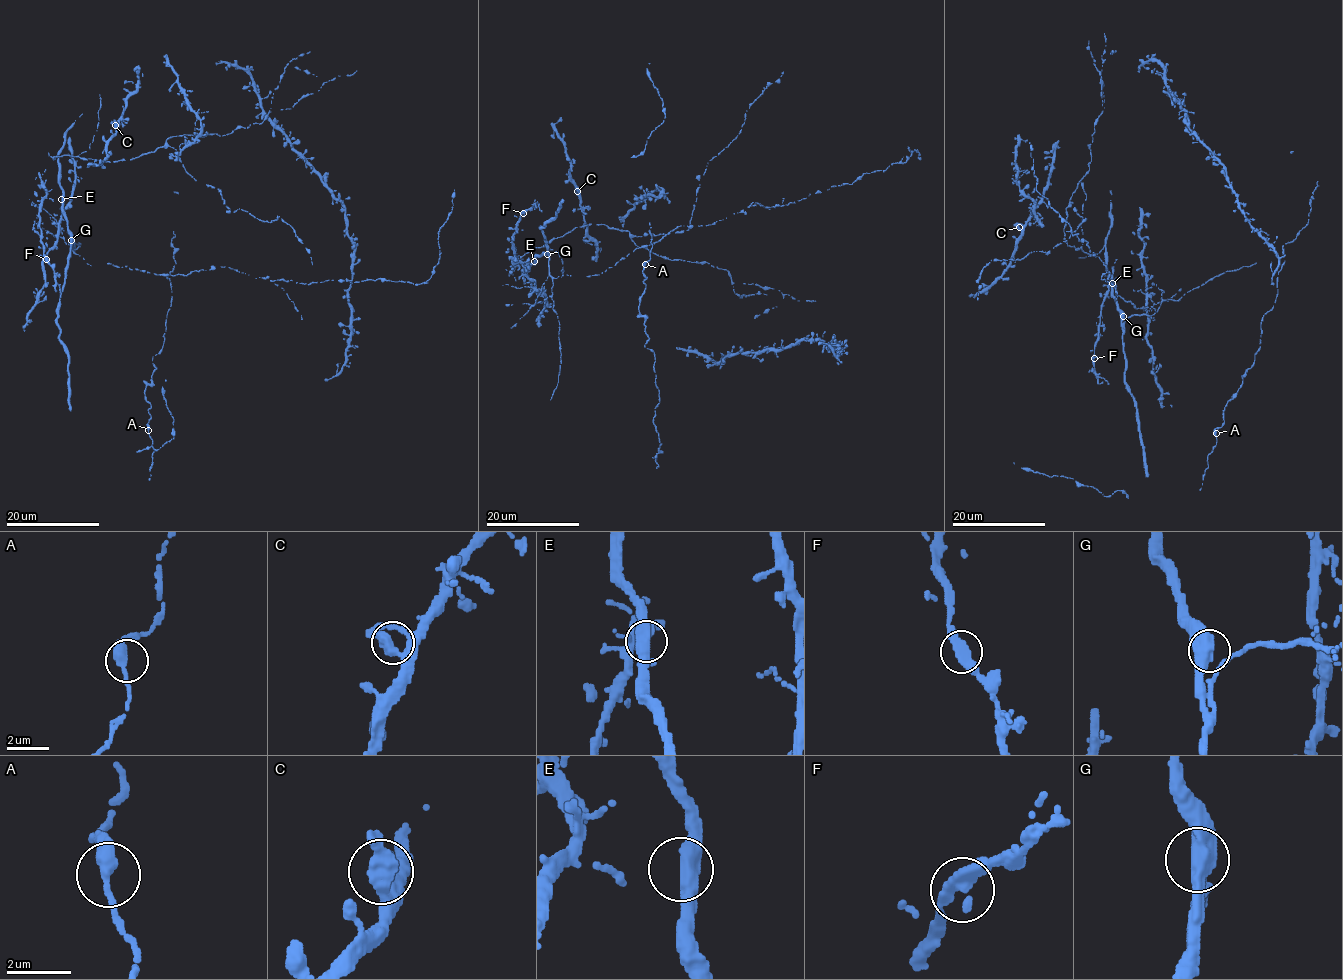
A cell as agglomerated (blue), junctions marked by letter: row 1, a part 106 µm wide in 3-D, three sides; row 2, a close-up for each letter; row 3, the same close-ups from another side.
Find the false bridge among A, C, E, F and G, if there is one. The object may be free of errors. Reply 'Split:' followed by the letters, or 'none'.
Split: none

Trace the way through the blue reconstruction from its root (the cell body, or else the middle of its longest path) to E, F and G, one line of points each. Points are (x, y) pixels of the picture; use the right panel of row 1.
E: (1074, 246), (1076, 250), (1082, 248), (1081, 251), (1092, 255), (1105, 248), (1105, 270), (1112, 283)
F: (1074, 246), (1092, 255), (1105, 248), (1105, 270), (1113, 281), (1101, 306), (1094, 358)
G: (1074, 246), (1092, 255), (1105, 248), (1113, 298), (1124, 316)

